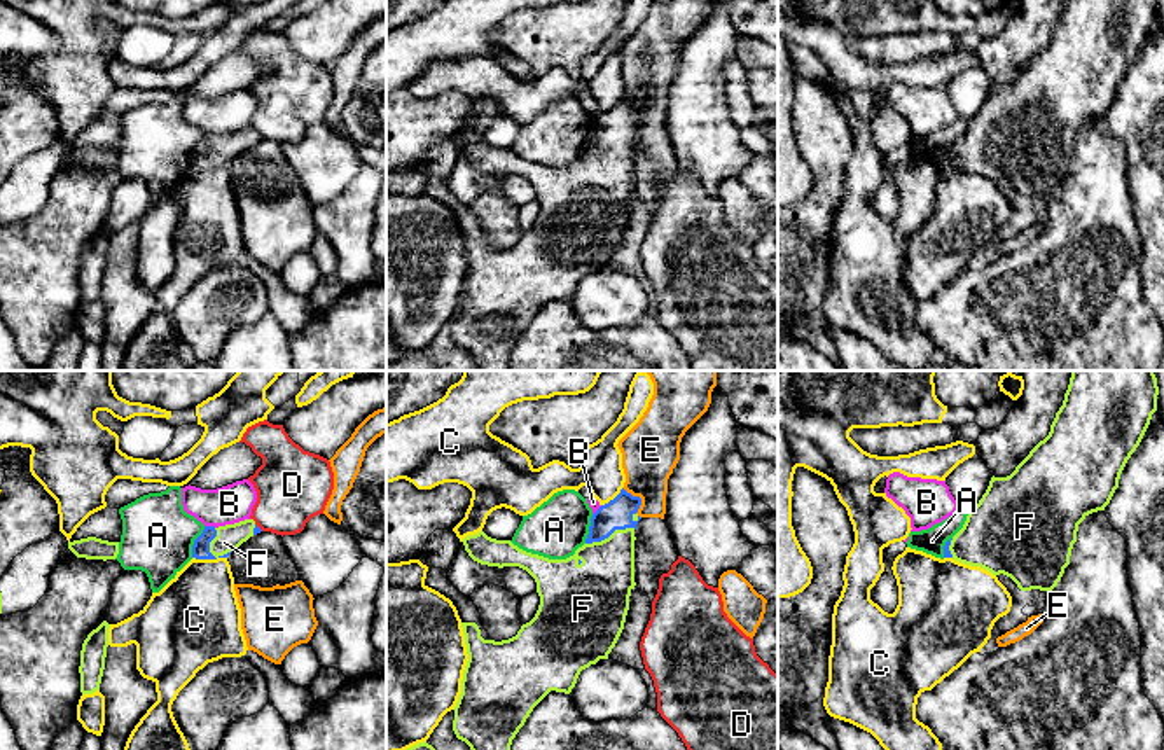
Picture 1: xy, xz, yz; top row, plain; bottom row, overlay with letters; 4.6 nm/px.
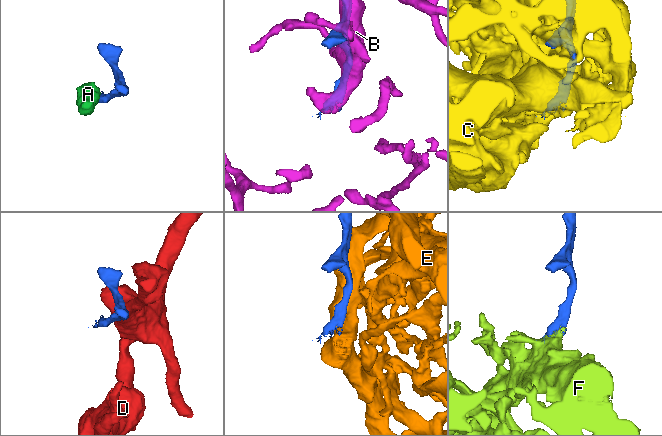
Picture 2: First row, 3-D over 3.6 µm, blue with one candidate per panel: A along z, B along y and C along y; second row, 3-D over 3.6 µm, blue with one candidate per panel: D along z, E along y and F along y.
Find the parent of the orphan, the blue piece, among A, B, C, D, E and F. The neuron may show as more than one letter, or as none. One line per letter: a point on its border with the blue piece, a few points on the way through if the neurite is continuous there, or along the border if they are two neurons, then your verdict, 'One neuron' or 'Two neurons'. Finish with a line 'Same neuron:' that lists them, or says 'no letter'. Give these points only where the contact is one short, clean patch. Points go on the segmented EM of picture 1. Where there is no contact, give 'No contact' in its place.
A: Touches blue at xy (194, 542). Boundary: xy (205, 527), (194, 541), (191, 556). Two neurons
B: Touches blue at xy (210, 527). Two neurons
C: Touches blue at xy (208, 558). Two neurons
D: Touches blue at xy (257, 527). Boundary: xy (256, 523), (263, 530). Two neurons
E: Touches blue at xz (640, 500). Two neurons
F: Touches blue at xz (610, 534). One neuron
Same neuron: F

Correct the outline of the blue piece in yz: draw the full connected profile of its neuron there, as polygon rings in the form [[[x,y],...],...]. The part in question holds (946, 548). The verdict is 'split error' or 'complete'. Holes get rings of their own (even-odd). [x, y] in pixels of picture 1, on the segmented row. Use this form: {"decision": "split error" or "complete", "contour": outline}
{"decision": "split error", "contour": [[[1071,371],[1063,406],[1049,435],[1007,477],[991,477],[977,505],[968,509],[963,528],[946,542],[944,558],[980,566],[993,575],[1010,577],[1021,591],[1052,591],[1070,565],[1078,524],[1092,512],[1105,510],[1120,474],[1140,446],[1152,414],[1157,411],[1157,378],[1154,371]]]}

